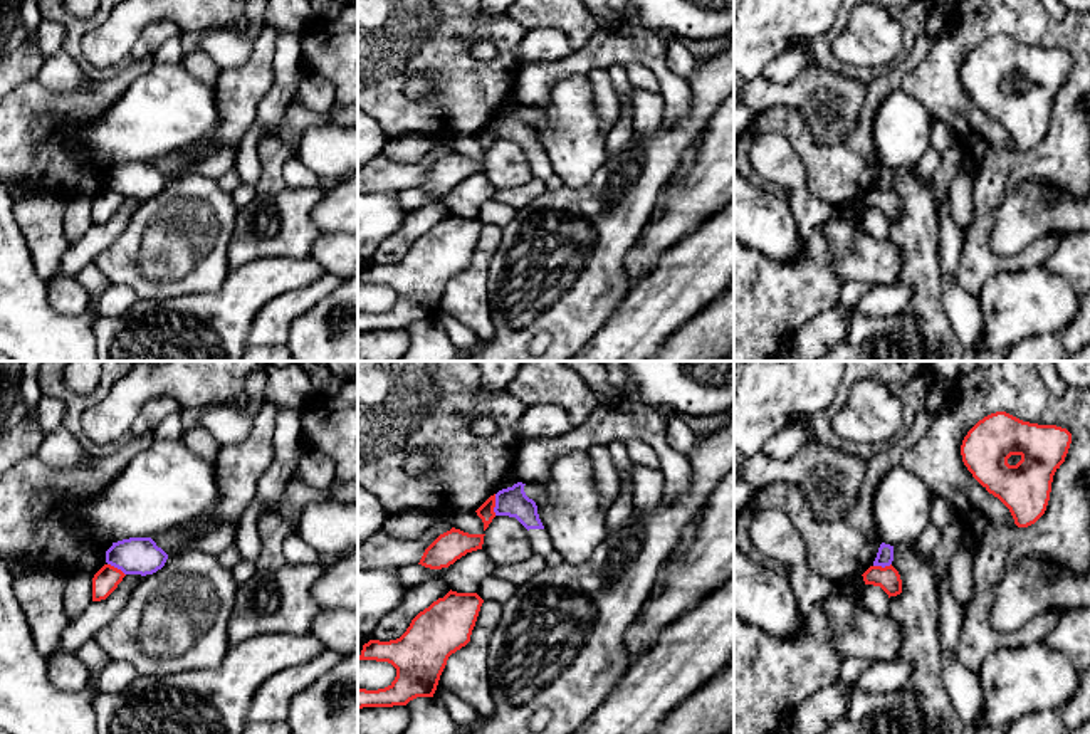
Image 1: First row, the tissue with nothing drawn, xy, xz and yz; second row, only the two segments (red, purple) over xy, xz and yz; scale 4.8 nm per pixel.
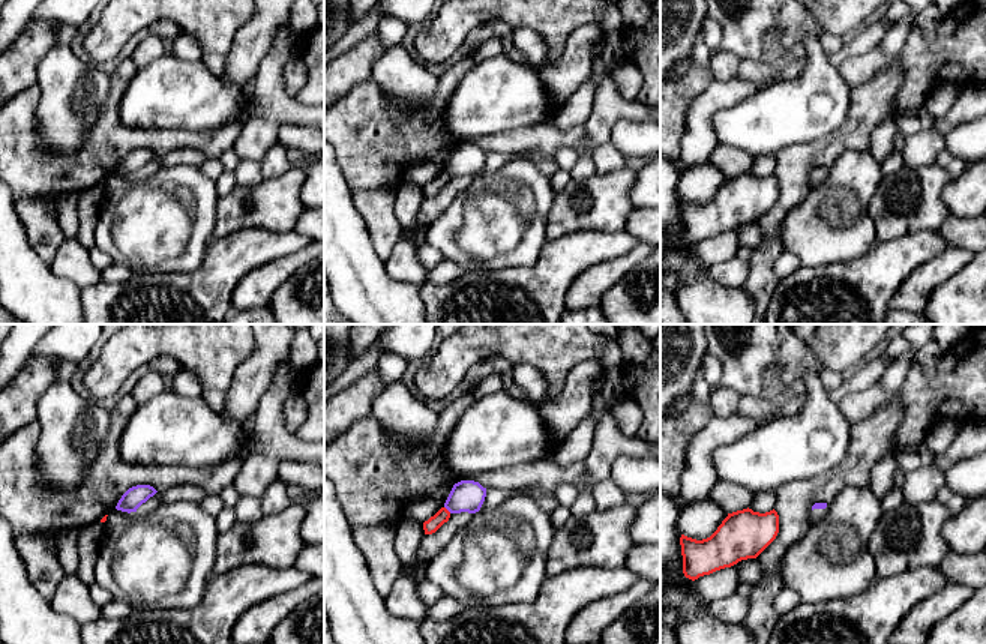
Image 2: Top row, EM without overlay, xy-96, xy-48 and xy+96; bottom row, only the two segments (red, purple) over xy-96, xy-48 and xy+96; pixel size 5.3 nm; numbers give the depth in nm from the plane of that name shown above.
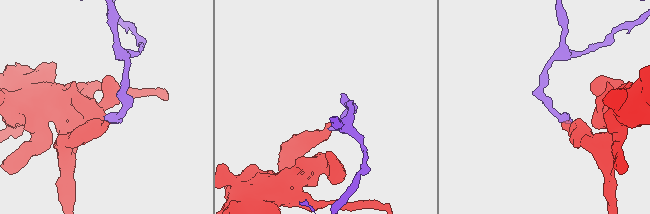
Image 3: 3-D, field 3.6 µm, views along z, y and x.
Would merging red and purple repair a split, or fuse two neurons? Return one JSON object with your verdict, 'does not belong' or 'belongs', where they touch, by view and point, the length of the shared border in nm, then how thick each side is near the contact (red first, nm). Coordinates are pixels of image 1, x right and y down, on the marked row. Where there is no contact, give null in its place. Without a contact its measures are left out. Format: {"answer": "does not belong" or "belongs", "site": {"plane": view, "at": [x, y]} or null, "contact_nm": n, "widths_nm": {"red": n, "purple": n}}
{"answer": "does not belong", "site": {"plane": "xz", "at": [494, 504]}, "contact_nm": 100, "widths_nm": {"red": 80, "purple": 140}}

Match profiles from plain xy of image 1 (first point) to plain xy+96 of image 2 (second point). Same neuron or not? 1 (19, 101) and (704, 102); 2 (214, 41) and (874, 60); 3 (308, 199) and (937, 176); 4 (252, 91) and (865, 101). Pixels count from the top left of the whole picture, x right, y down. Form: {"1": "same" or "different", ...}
{"1": "different", "2": "different", "3": "same", "4": "same"}

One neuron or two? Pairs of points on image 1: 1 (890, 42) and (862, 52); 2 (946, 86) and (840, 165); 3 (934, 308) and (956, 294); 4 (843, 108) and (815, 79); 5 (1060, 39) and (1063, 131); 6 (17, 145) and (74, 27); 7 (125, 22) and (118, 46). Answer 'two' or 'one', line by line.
1: one
2: two
3: two
4: one
5: one
6: two
7: one

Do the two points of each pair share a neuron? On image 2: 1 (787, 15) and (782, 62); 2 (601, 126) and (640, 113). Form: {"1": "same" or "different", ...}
{"1": "different", "2": "same"}

